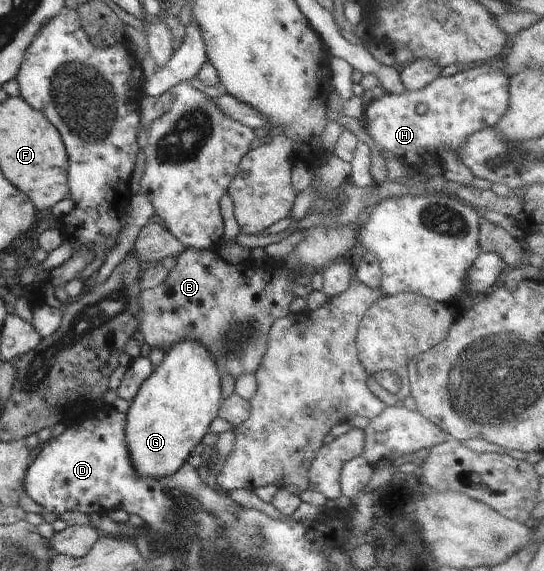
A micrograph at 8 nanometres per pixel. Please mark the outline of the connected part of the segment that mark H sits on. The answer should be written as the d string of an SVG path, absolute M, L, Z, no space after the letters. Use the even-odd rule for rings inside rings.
M487 61L451 76L439 76L417 91L405 89L396 94L382 90L376 96L364 107L363 119L372 141L370 147L380 159L380 170L386 167L380 153L385 152L405 167L425 171L427 167L441 167L442 148L452 152L461 163L467 137L482 127L495 126L501 121L510 100L510 75L501 64ZM417 103L425 103L427 113L417 113Z

